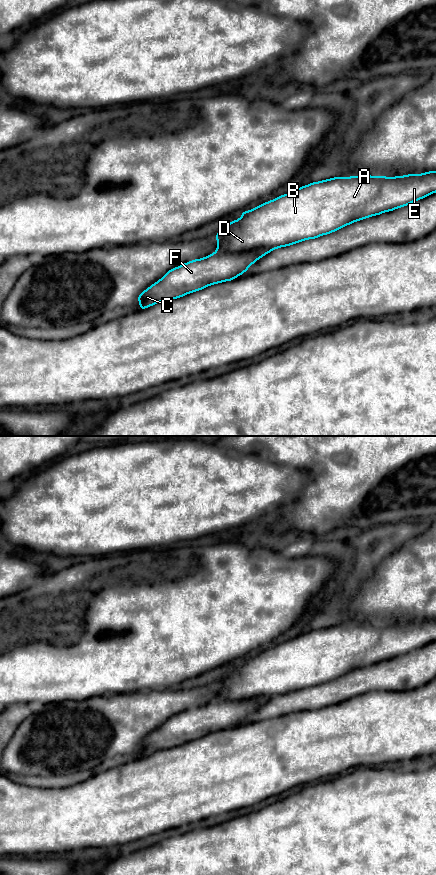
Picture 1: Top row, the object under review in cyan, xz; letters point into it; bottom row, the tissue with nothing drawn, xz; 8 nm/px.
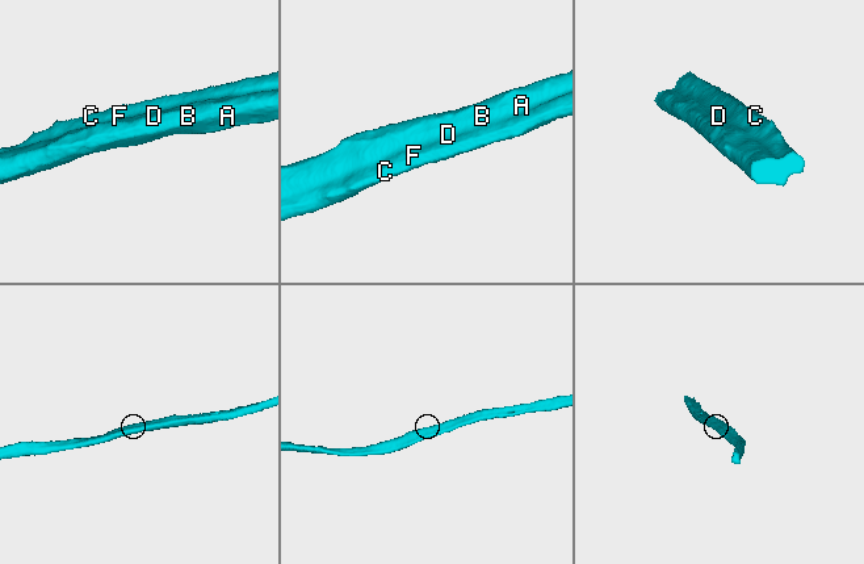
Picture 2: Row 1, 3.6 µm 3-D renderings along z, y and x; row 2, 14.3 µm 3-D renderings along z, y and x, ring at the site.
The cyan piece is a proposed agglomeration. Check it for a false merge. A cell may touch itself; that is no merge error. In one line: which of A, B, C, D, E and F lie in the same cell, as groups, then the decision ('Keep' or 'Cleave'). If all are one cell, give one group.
Groups: A B D E / C F. Cleave

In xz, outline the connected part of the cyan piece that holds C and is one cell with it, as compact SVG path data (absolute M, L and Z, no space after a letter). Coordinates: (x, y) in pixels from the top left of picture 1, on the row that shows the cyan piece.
M273 250L240 253L215 252L170 269L161 279L141 292L139 310L197 292L213 284L232 281L261 257Z

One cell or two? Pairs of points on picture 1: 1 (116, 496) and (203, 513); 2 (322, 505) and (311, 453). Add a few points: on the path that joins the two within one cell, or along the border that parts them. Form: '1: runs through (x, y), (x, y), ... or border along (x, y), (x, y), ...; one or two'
1: runs through (138, 496), (181, 496); one
2: runs through (322, 492), (322, 466); one

